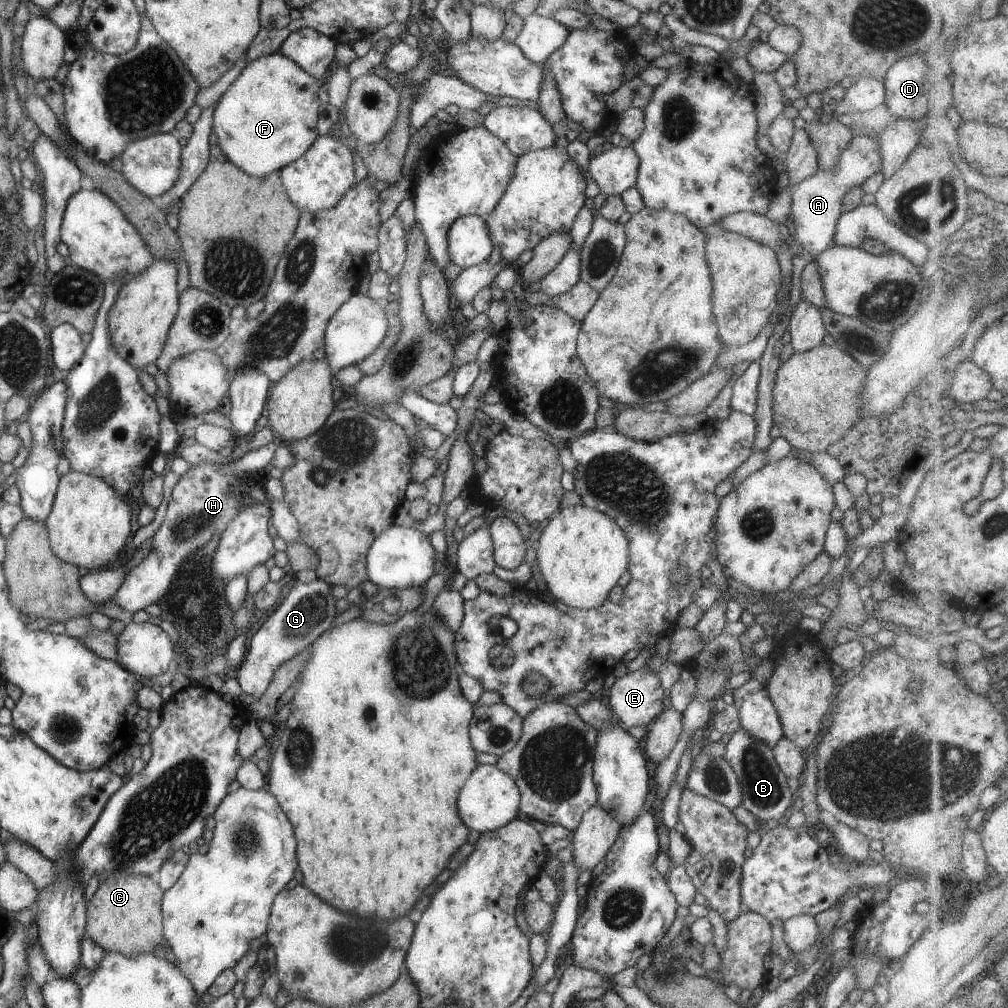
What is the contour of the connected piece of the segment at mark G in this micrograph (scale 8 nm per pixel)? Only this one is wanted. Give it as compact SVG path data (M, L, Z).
M317 578L307 583L296 582L281 600L281 604L259 626L249 640L244 659L234 670L234 677L245 694L251 694L257 700L279 665L308 647L330 627L333 617L337 614L334 608L335 599L330 590L331 586Z

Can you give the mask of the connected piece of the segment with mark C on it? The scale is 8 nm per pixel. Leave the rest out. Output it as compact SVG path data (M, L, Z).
M123 868L109 873L99 881L92 898L86 904L84 932L105 953L135 957L141 953L159 951L162 936L160 902L162 890L149 876L128 875Z

